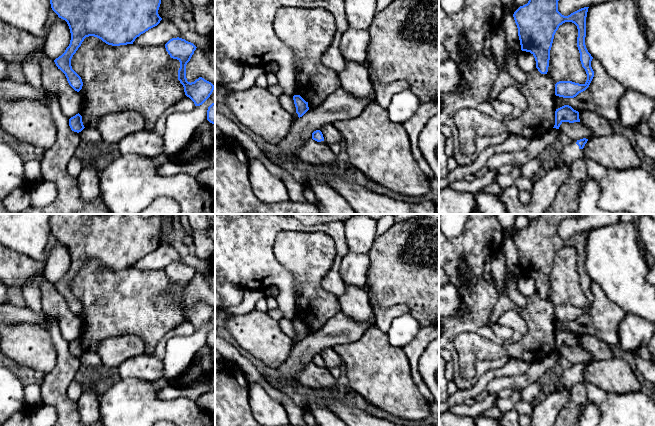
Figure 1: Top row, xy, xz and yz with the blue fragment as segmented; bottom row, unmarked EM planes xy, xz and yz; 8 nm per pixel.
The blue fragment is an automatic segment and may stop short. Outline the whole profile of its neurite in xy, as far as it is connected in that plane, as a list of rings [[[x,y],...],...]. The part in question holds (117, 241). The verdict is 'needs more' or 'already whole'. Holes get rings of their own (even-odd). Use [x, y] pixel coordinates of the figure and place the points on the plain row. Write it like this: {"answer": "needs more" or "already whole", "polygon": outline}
{"answer": "already whole", "polygon": [[[51,214],[51,232],[59,242],[67,246],[71,257],[69,270],[54,284],[69,309],[77,316],[82,313],[82,303],[72,293],[71,283],[86,261],[97,261],[112,270],[133,268],[137,261],[162,244],[158,238],[161,223],[160,215],[145,219],[139,214]]]}

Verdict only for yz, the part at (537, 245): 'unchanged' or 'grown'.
unchanged

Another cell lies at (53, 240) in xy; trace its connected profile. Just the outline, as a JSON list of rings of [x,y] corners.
[[[51,233],[50,237],[49,237],[49,242],[48,245],[46,247],[46,255],[49,256],[51,251],[55,248],[56,244],[58,243],[58,239]]]

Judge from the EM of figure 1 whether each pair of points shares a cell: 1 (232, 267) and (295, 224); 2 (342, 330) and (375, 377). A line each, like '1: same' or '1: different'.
1: same
2: different

